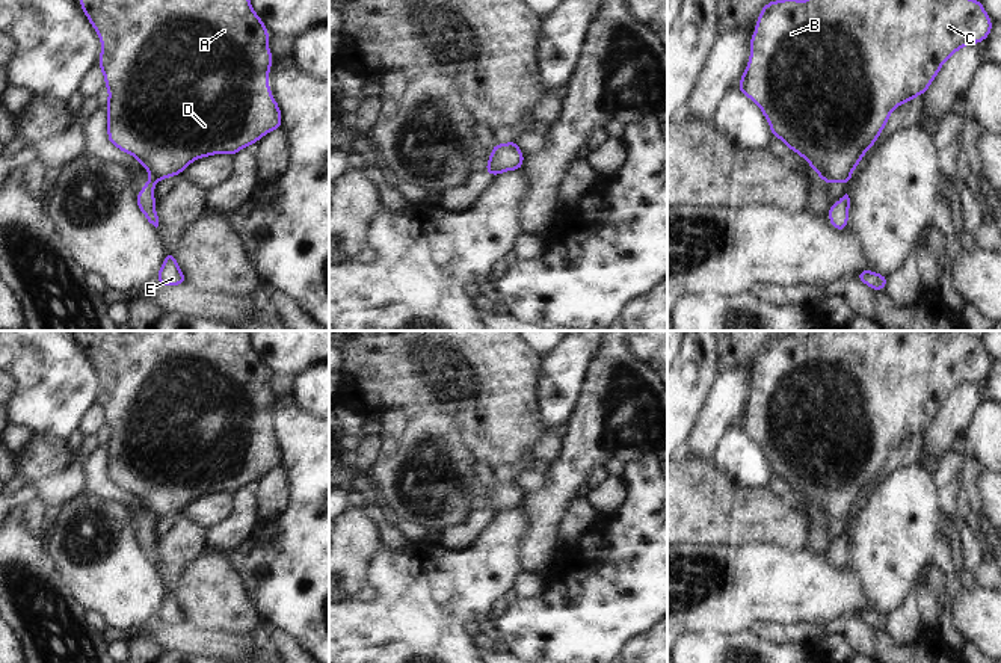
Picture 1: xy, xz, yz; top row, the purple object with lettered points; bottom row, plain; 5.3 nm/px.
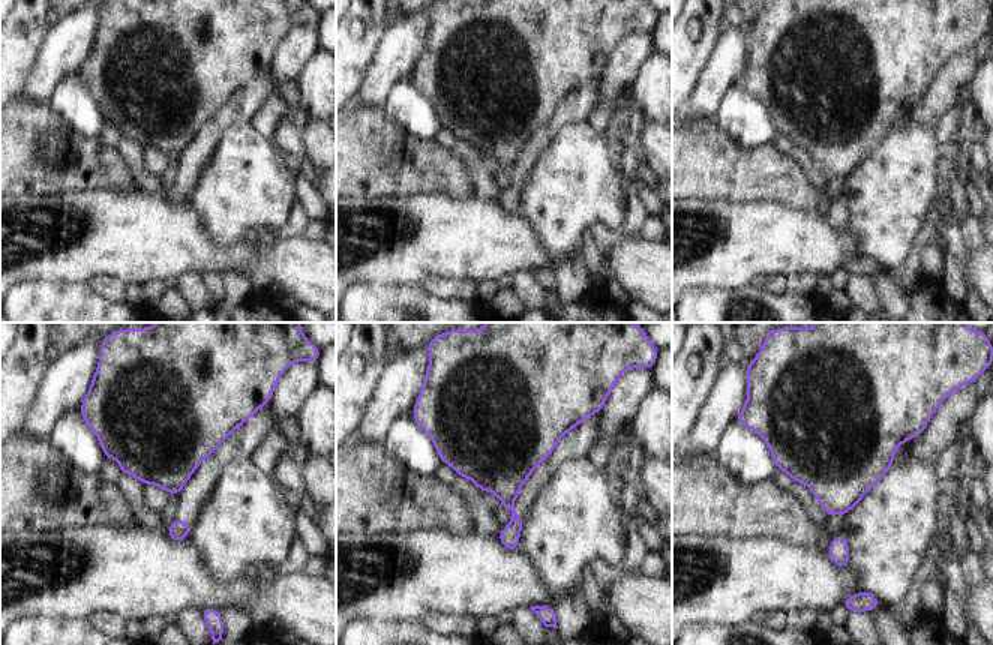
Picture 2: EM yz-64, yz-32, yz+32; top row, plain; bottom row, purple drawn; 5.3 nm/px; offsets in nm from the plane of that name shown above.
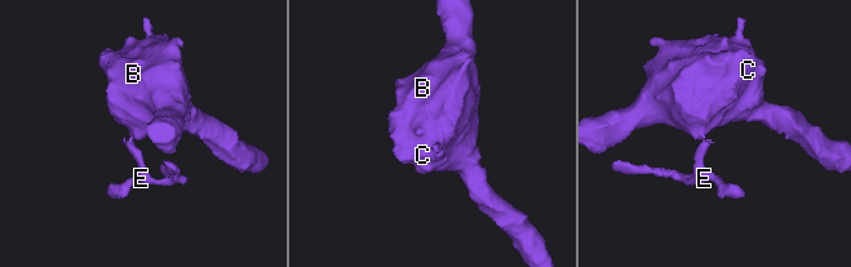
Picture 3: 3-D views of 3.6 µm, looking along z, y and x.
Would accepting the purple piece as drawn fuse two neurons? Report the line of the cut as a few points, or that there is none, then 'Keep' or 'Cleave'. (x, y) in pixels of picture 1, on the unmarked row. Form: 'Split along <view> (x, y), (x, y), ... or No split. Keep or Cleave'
Split along xy (153, 515), (156, 520). Cleave.

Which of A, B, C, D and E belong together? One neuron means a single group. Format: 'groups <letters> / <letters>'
groups A B C D / E

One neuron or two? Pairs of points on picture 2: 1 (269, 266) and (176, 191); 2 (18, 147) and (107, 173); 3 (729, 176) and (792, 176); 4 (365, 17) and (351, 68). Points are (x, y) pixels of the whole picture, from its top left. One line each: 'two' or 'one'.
1: two
2: one
3: one
4: one

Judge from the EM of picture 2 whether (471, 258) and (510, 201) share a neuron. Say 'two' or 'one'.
two

